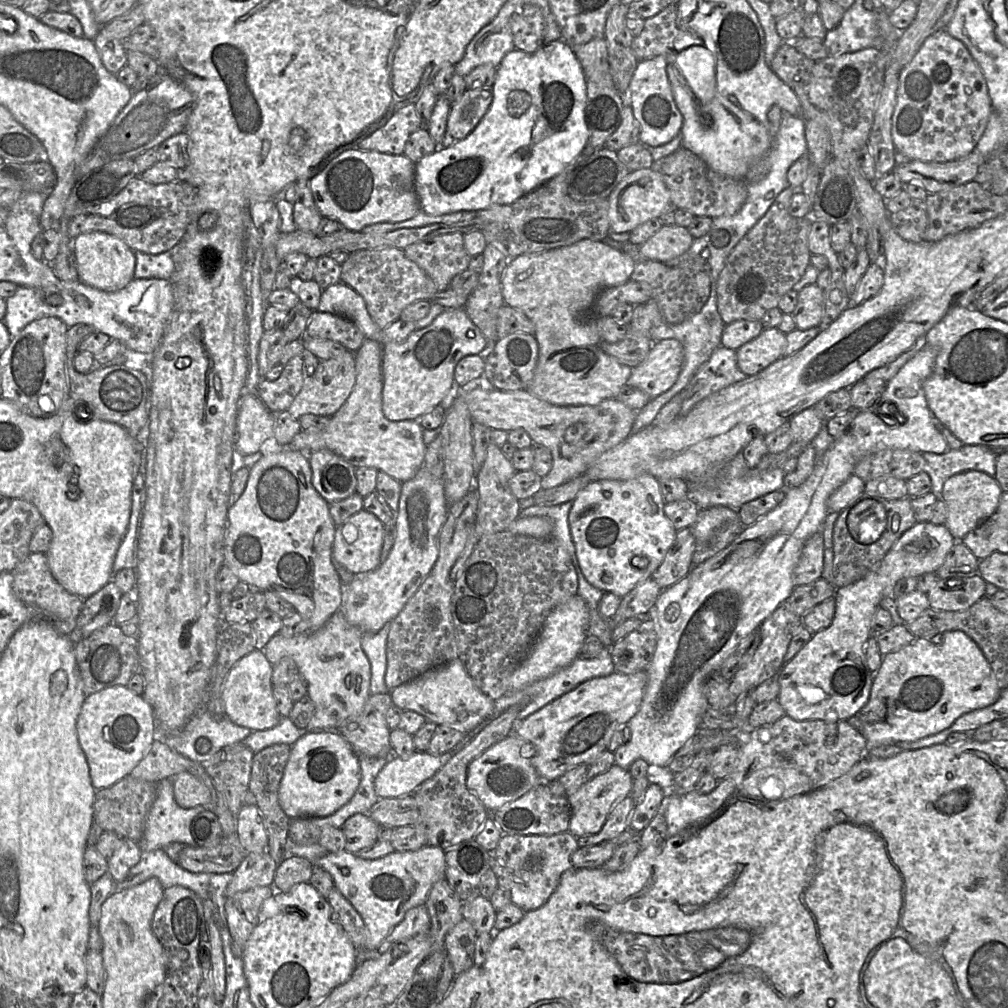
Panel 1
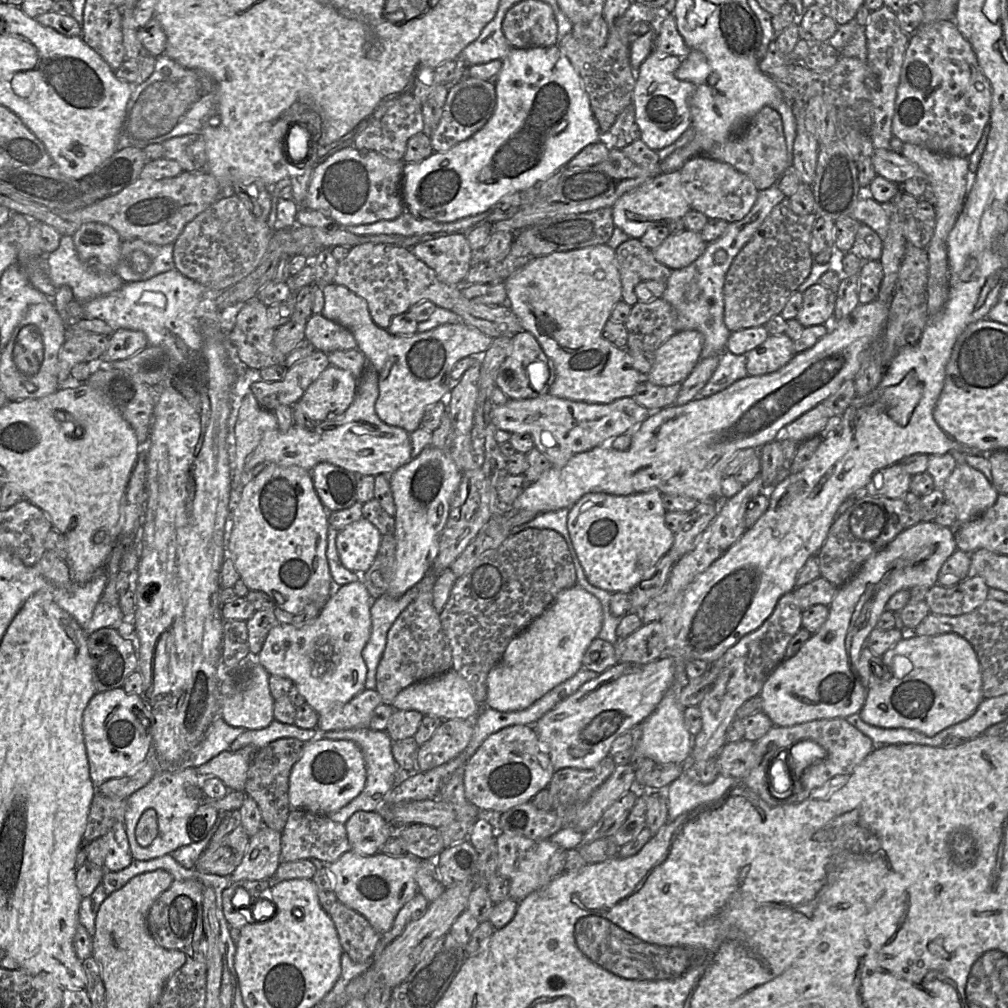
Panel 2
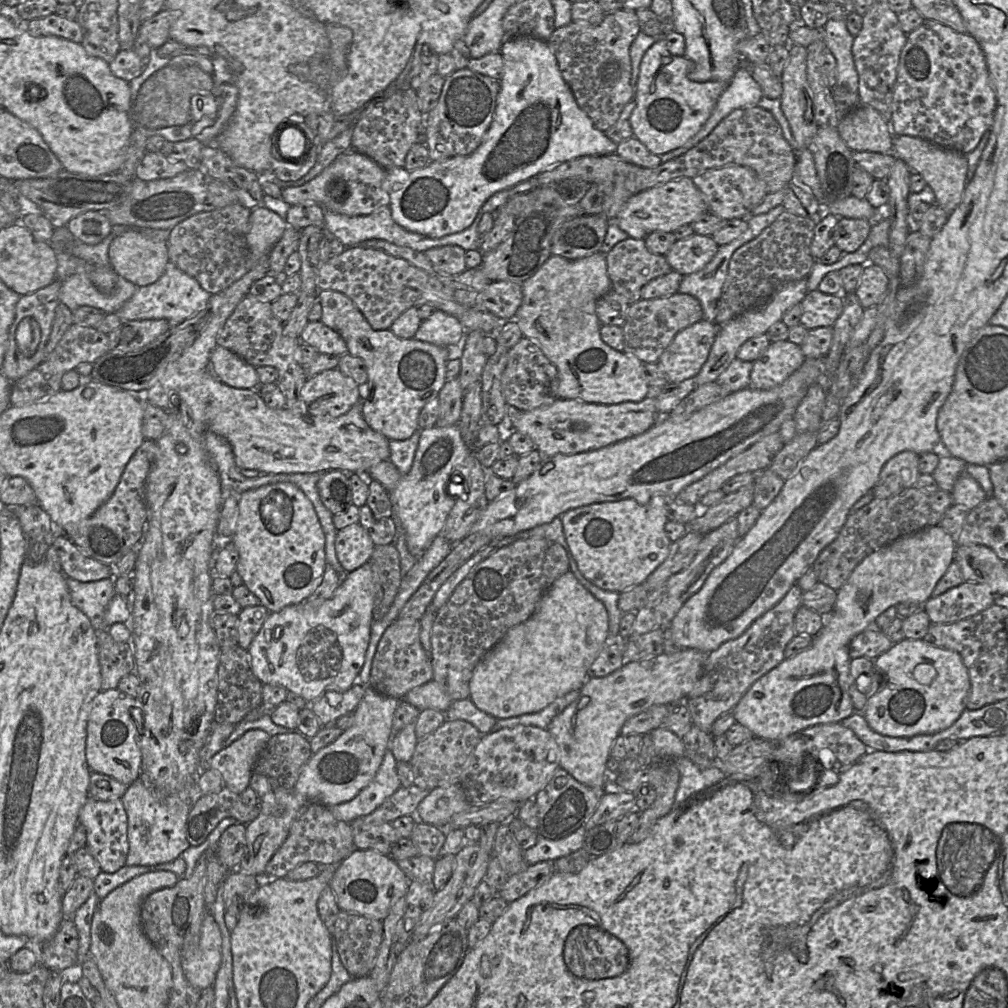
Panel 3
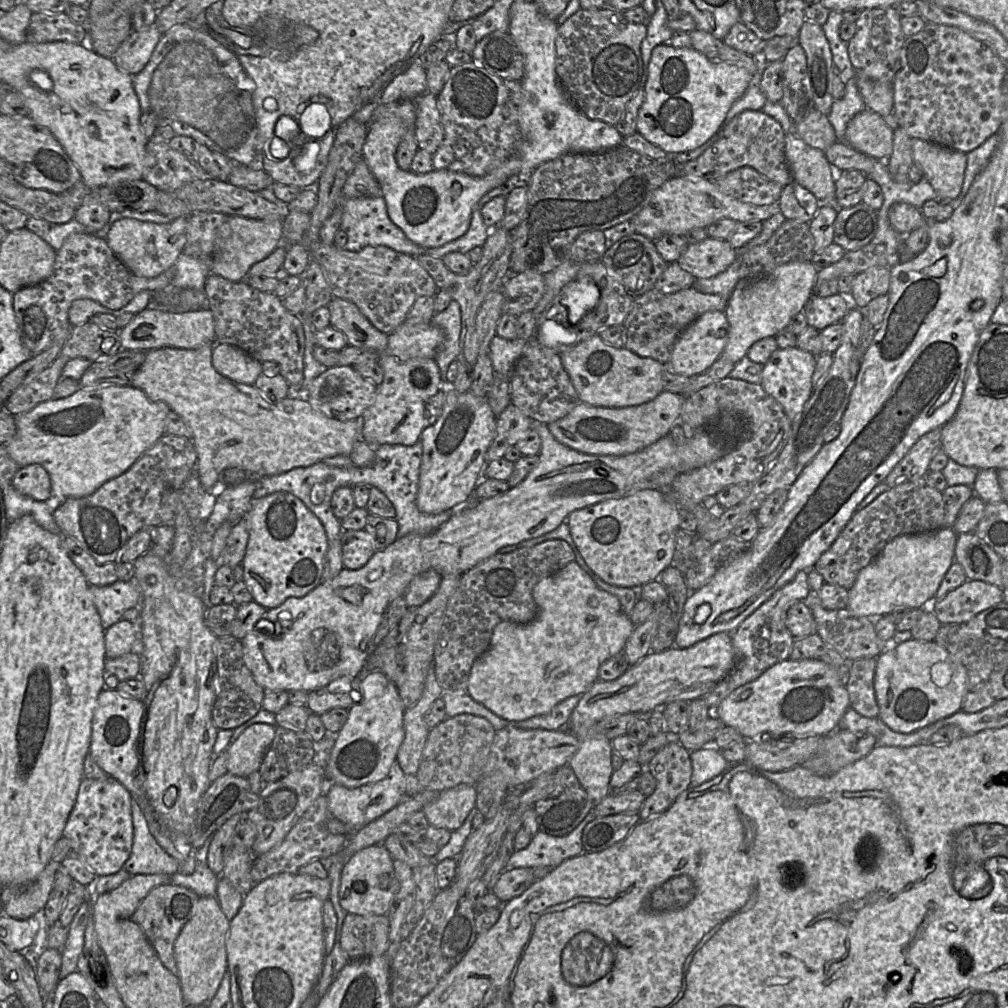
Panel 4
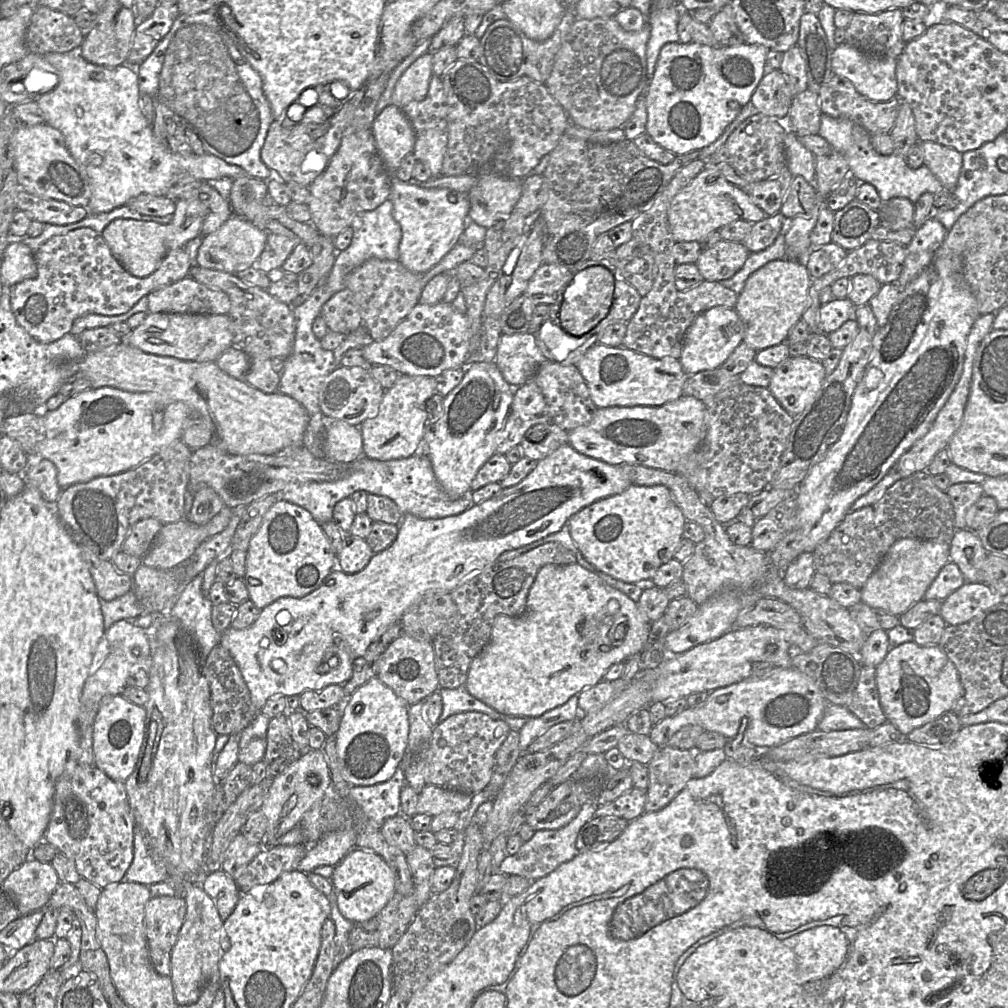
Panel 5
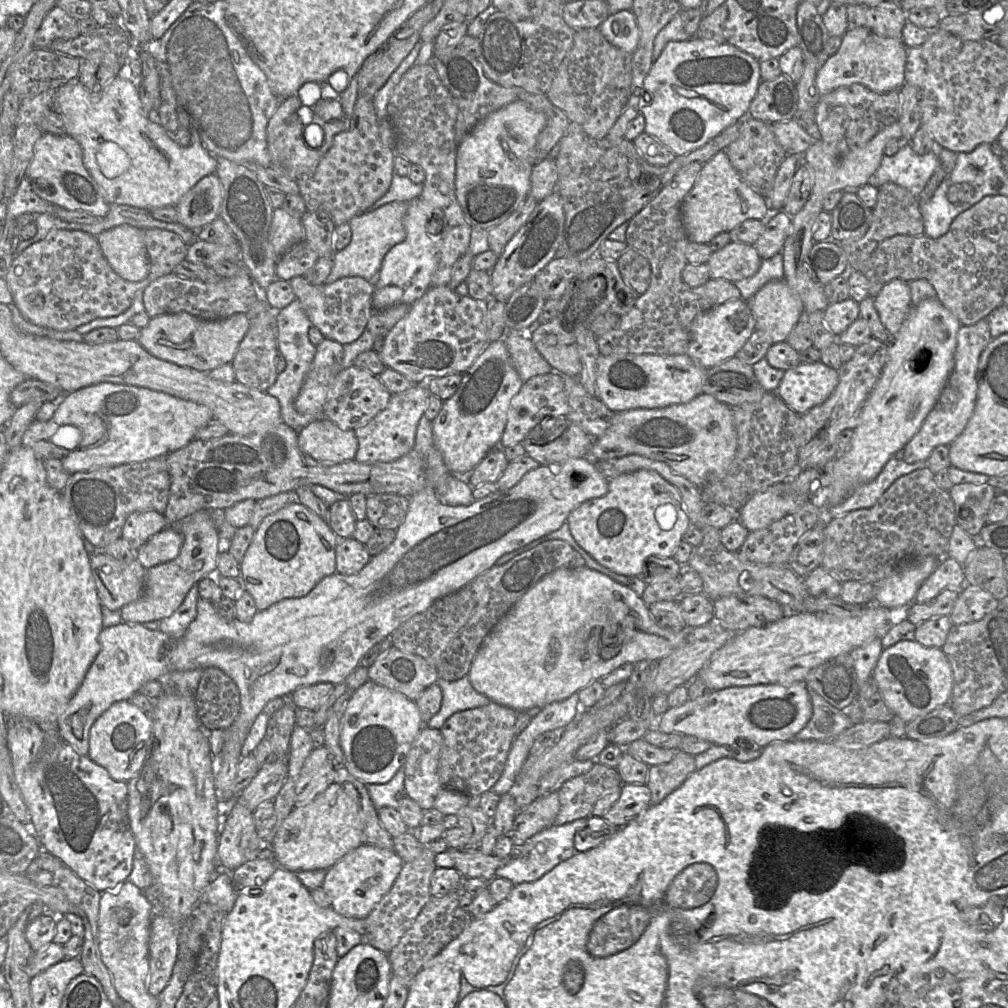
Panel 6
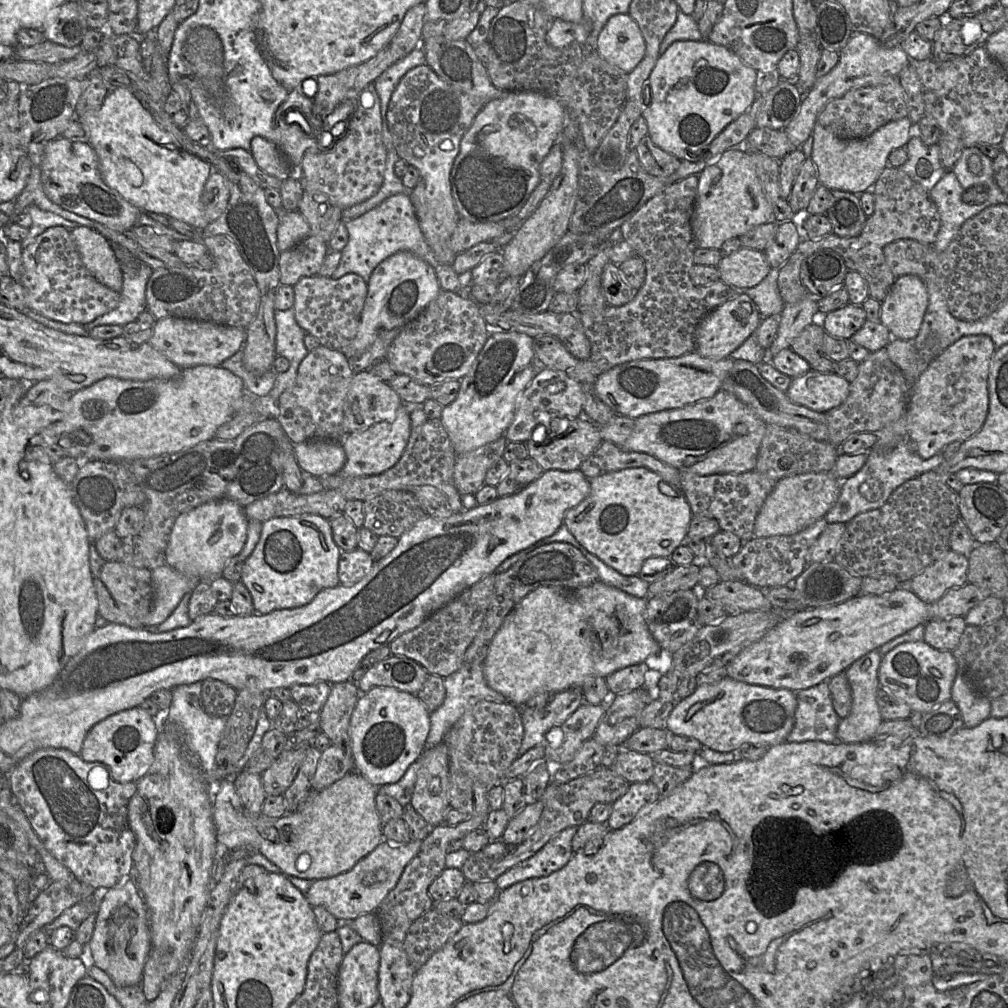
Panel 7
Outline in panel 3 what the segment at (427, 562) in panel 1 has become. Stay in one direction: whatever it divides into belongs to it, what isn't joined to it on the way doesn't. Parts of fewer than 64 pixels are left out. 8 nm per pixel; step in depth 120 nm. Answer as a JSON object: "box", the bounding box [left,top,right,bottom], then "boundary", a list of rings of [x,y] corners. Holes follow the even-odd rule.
{"box":[367,426,476,557],"boundary":[[[438,426],[423,429],[410,471],[402,475],[390,460],[372,466],[367,475],[379,481],[394,497],[397,512],[405,531],[409,552],[420,557],[439,535],[445,525],[456,497],[461,495],[458,486],[468,480],[476,453],[465,444],[459,426]]]}

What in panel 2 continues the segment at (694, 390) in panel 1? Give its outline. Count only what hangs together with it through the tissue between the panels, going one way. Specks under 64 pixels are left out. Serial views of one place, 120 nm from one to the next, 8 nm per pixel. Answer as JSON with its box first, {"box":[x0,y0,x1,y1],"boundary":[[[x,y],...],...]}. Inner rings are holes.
{"box":[697,350,747,398],"boundary":[[[724,350],[719,355],[717,368],[706,385],[700,390],[697,398],[705,398],[716,394],[747,375],[746,355],[736,355]]]}

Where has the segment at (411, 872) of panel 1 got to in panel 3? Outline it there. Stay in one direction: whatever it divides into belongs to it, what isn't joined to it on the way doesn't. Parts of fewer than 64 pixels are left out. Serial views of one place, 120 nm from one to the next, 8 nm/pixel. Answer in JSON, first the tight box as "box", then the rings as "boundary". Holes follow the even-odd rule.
{"box":[330,849,411,921],"boundary":[[[356,849],[339,863],[330,886],[342,911],[383,921],[394,904],[406,895],[411,882],[390,855]]]}

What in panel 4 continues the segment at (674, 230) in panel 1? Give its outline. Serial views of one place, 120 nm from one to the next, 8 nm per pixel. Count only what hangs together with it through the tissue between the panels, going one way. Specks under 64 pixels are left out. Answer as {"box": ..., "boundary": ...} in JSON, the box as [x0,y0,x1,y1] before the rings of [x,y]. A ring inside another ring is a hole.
{"box":[677,237,737,278],"boundary":[[[707,237],[699,243],[689,244],[677,263],[695,278],[711,278],[726,270],[736,259],[737,252],[728,240]]]}

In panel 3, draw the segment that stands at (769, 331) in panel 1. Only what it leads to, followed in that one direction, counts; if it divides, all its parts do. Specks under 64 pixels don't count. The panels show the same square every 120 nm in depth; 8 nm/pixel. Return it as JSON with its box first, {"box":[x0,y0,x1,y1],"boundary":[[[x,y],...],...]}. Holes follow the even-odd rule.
{"box":[750,340,805,390],"boundary":[[[789,340],[771,342],[764,354],[753,361],[750,387],[769,390],[781,385],[805,359],[799,345]]]}

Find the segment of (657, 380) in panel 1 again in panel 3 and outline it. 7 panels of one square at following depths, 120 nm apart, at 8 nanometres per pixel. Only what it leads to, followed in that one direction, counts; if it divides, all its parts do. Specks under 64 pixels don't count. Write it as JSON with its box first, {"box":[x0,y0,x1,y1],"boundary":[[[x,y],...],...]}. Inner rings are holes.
{"box":[658,320,719,383],"boundary":[[[700,320],[677,333],[658,363],[669,383],[695,377],[706,362],[719,325]]]}

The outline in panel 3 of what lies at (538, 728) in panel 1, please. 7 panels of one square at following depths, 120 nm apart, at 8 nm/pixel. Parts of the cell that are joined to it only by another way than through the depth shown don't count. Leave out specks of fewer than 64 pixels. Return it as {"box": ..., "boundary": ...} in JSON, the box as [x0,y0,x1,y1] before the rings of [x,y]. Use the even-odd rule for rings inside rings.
{"box":[547,648,707,787],"boundary":[[[687,648],[646,660],[625,662],[621,668],[605,677],[590,677],[580,689],[579,696],[556,715],[547,727],[559,747],[559,767],[586,786],[605,787],[609,780],[607,762],[611,748],[624,723],[652,706],[686,700],[704,672],[706,658],[707,654],[700,650]]]}

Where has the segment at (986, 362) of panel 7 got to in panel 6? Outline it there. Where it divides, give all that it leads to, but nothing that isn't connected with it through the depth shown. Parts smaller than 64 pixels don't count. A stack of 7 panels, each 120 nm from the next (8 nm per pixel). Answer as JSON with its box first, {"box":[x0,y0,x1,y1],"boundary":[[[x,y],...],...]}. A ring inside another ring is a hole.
{"box":[900,317,991,464],"boundary":[[[987,317],[975,324],[961,326],[957,334],[953,371],[936,405],[926,417],[919,431],[900,453],[900,458],[903,461],[911,464],[928,460],[936,447],[949,446],[962,434],[976,406],[978,394],[977,369],[980,356],[991,340]]]}

